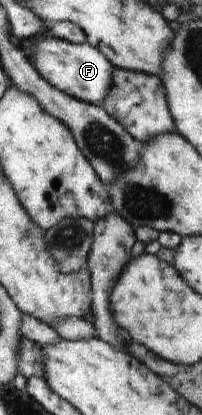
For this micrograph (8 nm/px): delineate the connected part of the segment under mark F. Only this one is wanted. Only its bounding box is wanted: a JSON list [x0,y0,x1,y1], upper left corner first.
[28,36,113,105]

